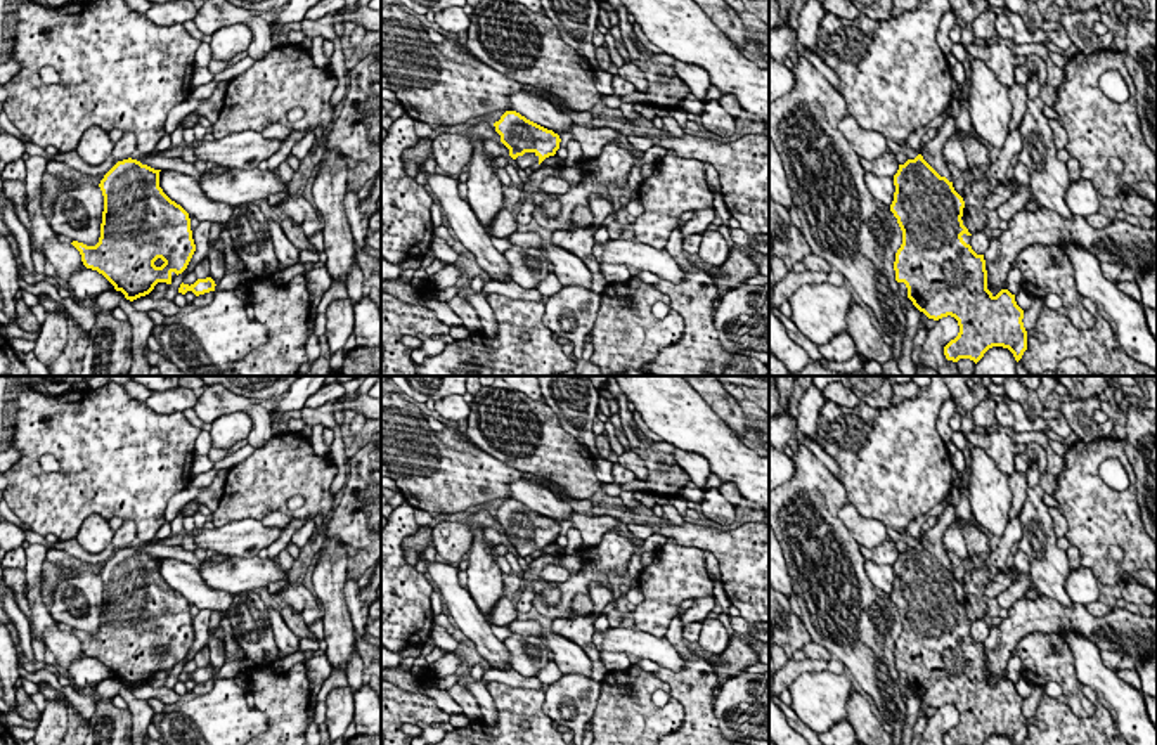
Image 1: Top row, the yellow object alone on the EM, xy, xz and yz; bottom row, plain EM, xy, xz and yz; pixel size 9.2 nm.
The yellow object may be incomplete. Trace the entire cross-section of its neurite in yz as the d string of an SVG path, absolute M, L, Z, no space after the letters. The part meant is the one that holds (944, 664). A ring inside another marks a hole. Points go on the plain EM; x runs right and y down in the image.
M951 492L944 499L947 506L937 515L937 523L915 547L899 553L894 563L895 580L890 599L902 619L902 632L894 650L895 669L906 672L908 686L928 707L951 703L958 709L960 721L944 735L946 745L984 745L992 735L1008 736L1013 745L1022 745L1027 738L1024 698L1008 677L1001 677L996 684L987 677L984 643L977 643L961 625L972 624L961 608L965 589L954 579L942 546L944 532L956 523L956 506L949 499Z

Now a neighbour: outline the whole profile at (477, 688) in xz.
M468 672L461 676L461 684L466 686L469 693L476 698L483 721L488 726L495 726L497 724L497 707L495 707L492 695L487 690L485 681L475 681L471 674Z

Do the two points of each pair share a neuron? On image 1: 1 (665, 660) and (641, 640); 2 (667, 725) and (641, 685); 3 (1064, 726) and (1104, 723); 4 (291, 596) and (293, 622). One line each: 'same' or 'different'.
1: same
2: same
3: same
4: different

